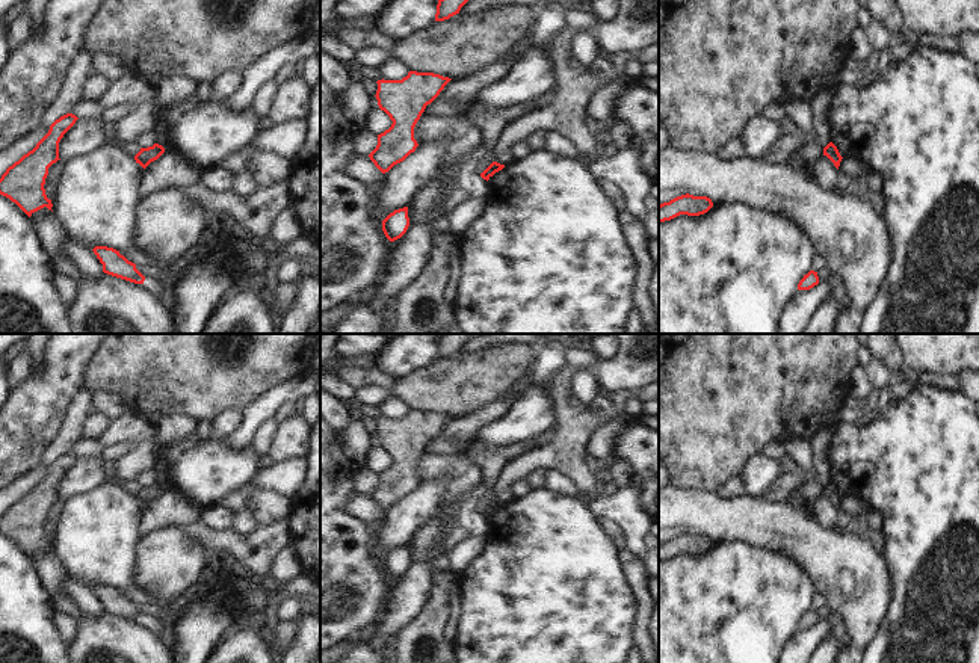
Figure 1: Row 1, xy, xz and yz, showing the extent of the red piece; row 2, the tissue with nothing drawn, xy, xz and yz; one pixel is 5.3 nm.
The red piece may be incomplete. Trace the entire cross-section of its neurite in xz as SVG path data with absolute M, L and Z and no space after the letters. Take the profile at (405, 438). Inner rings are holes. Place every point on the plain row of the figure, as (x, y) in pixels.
M409 409L402 418L378 418L376 438L393 459L391 465L378 473L378 483L369 492L375 504L388 510L403 500L418 485L414 477L414 465L444 424L452 417L434 411Z

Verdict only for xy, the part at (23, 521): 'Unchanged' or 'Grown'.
Unchanged

